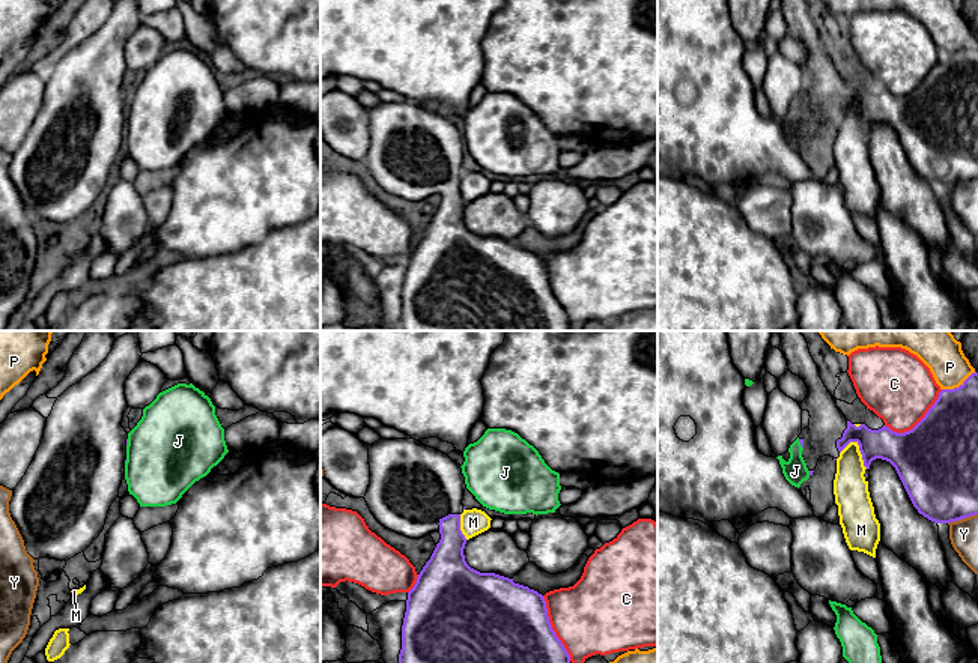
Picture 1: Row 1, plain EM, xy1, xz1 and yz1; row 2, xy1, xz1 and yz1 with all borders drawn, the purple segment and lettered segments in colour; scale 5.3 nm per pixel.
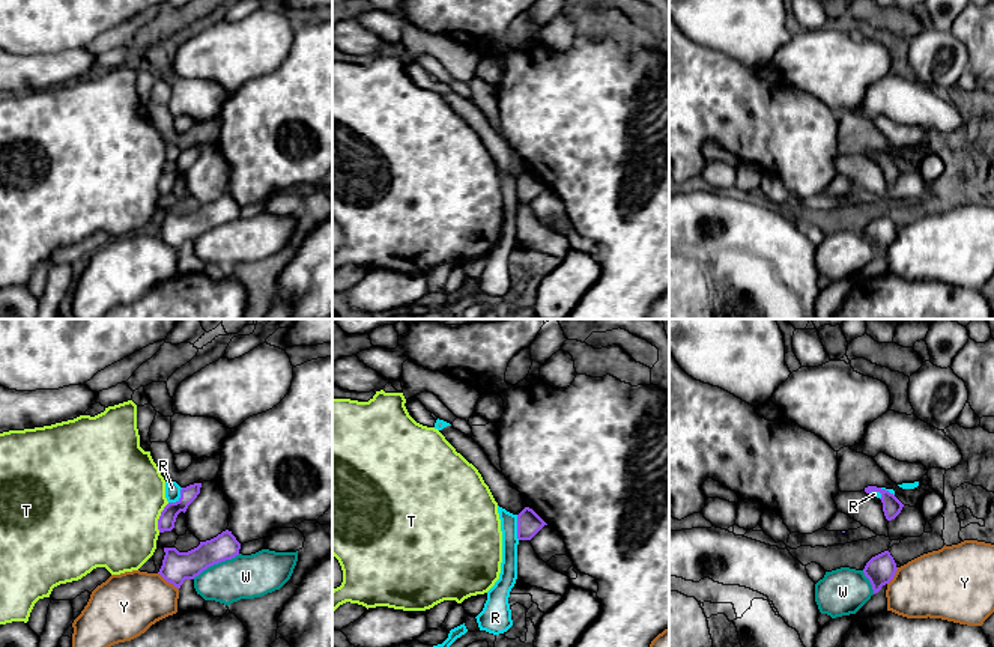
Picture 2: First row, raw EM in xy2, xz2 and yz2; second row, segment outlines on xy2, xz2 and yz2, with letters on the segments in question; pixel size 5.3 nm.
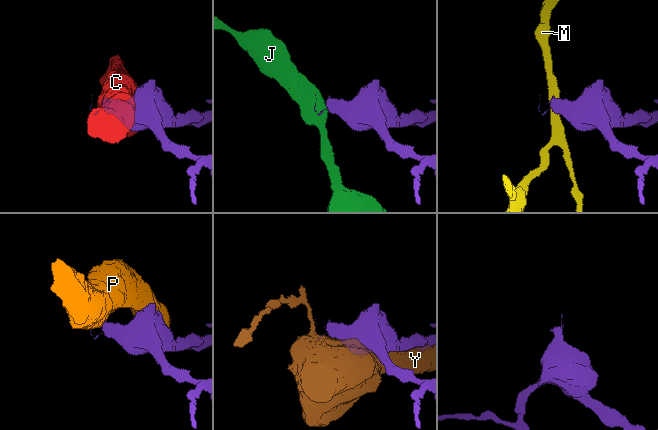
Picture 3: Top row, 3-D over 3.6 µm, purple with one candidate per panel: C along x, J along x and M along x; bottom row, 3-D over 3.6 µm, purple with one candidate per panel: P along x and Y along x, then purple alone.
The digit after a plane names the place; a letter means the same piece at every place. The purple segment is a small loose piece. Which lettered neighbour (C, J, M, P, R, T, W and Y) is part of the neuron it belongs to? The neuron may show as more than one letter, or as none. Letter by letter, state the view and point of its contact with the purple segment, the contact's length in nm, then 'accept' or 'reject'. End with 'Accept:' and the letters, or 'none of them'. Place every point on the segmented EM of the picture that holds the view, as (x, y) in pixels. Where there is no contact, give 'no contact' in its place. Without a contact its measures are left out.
C: meets purple in yz1 at (918, 423); contact 360 nm long; reject
J: meets purple in yz1 at (801, 444); contact 60 nm long; reject
M: meets purple in yz1 at (861, 453); contact 180 nm long; reject
P: meets purple in yz1 at (960, 385); contact 200 nm long; reject
R: meets purple in xz2 at (518, 527); contact 140 nm long; reject
T: meets purple in xy2 at (160, 518); contact 170 nm long; reject
W: meets purple in xy2 at (215, 563); contact 280 nm long; reject
Y: meets purple in yz1 at (962, 517); contact 170 nm long; reject
Accept: none of them

